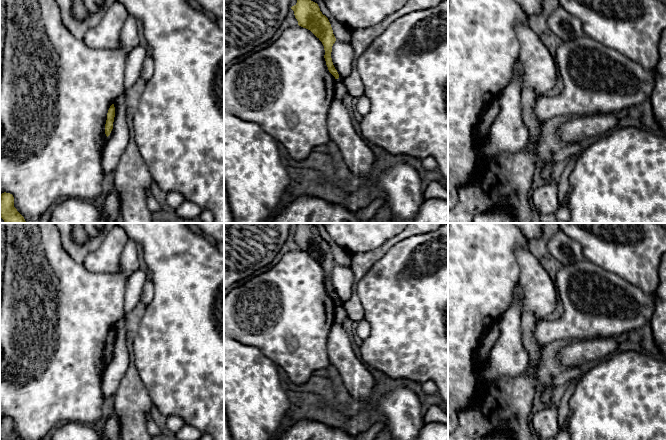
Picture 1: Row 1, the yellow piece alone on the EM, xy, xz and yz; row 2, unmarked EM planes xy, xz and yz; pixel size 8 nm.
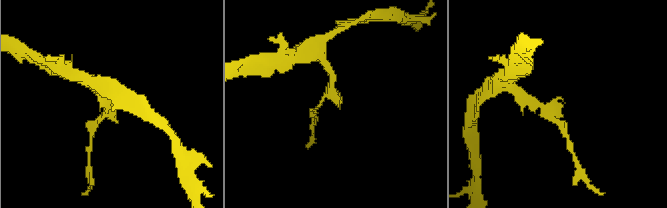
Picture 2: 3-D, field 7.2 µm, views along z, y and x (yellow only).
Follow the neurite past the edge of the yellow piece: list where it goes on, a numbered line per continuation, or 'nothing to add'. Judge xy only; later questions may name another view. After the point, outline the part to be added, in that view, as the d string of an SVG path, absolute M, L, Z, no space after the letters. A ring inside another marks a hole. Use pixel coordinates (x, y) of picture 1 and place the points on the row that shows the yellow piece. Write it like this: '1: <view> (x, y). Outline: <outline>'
nothing to add

